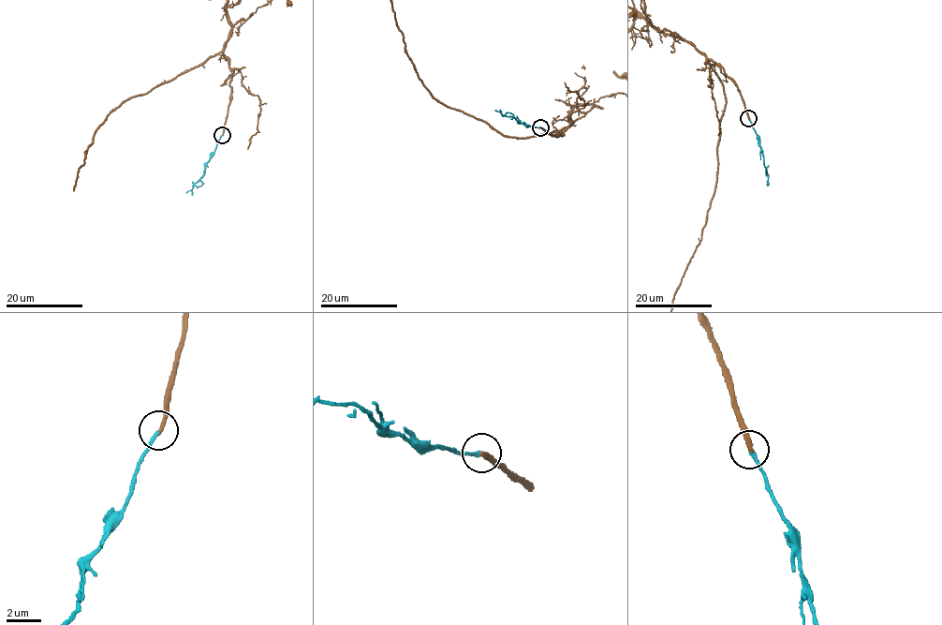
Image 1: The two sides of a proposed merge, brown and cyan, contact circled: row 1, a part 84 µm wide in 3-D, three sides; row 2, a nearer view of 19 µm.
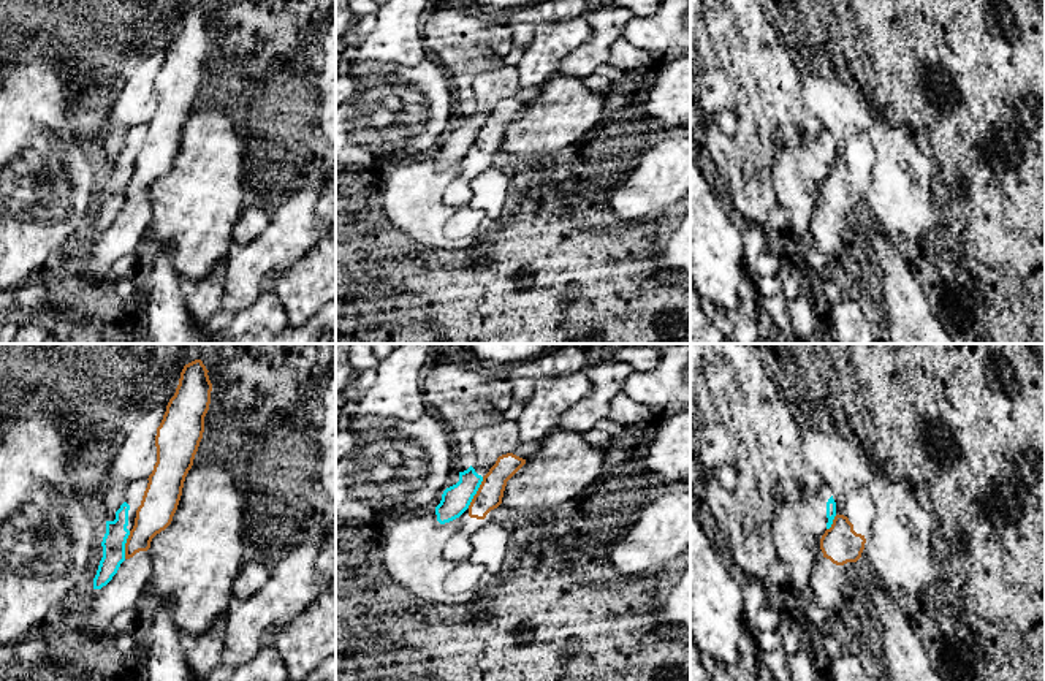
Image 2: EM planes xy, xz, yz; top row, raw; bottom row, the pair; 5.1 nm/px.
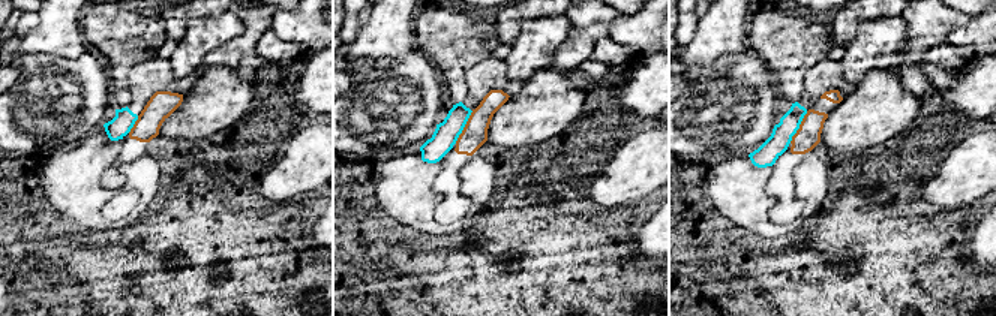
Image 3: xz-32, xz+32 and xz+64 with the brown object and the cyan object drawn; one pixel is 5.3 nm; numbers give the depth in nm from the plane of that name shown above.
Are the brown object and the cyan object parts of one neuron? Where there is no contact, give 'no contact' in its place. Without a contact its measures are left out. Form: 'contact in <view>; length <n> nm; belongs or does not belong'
contact in xz; length 180 nm; does not belong

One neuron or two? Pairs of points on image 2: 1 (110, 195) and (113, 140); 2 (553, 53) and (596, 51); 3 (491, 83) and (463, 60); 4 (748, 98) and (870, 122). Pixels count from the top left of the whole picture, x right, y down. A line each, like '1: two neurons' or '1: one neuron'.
1: two neurons
2: two neurons
3: two neurons
4: two neurons

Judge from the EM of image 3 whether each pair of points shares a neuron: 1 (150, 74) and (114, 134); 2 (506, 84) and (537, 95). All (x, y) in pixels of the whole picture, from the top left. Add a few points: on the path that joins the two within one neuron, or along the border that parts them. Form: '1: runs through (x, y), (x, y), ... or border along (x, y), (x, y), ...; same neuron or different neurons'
1: runs through (141, 89), (137, 104), (125, 119); same neuron
2: border along (524, 83), (510, 96); different neurons

